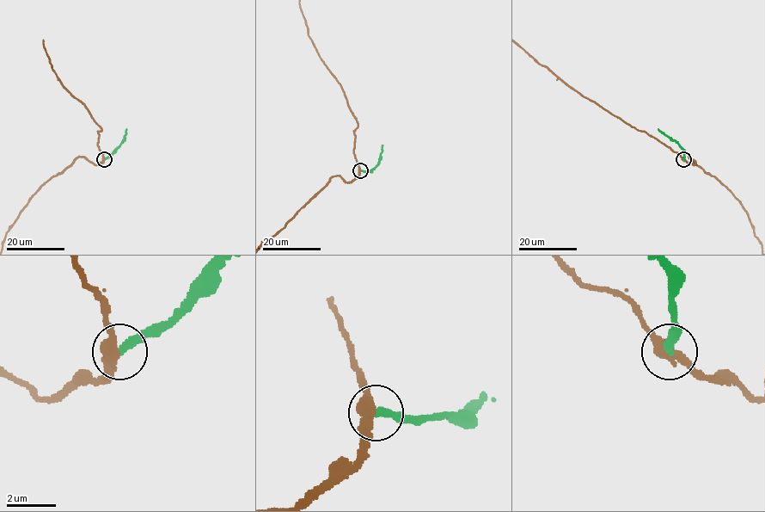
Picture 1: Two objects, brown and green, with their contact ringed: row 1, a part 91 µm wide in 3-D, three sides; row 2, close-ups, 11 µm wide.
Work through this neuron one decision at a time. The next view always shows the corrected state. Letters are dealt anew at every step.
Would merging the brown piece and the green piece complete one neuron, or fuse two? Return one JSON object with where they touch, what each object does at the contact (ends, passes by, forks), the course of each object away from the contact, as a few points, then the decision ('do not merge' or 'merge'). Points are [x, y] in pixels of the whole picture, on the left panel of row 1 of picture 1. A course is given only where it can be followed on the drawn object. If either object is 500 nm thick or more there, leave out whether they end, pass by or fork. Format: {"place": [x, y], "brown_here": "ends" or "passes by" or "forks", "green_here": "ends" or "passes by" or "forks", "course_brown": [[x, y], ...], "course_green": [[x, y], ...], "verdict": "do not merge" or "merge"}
{"place": [104, 159], "brown_here": "passes by", "green_here": "ends", "course_green": [[104, 159], [122, 142], [126, 128]], "verdict": "merge"}

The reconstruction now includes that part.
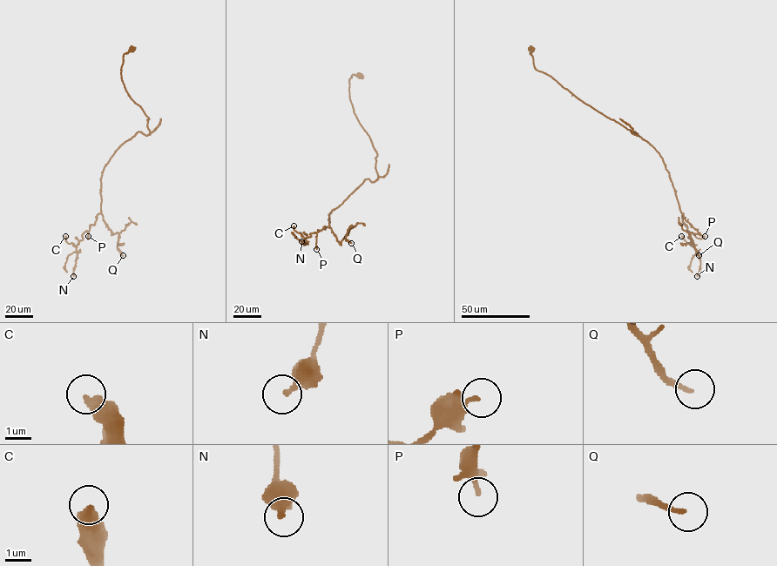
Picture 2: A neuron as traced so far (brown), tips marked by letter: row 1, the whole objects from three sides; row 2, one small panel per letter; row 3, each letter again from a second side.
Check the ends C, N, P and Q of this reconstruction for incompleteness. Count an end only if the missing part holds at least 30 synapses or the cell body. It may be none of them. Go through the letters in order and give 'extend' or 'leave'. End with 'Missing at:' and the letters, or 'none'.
C: leave
N: leave
P: leave
Q: extend
Missing at: Q

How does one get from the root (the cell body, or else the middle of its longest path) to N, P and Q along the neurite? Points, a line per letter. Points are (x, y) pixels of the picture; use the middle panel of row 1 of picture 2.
N: (361, 76), (349, 79), (349, 99), (377, 154), (378, 178), (365, 178), (332, 210), (329, 227), (301, 241)
P: (361, 76), (349, 79), (349, 99), (377, 154), (378, 178), (365, 178), (332, 210), (316, 249)
Q: (361, 76), (349, 79), (349, 99), (378, 178), (328, 219), (337, 240), (351, 243)

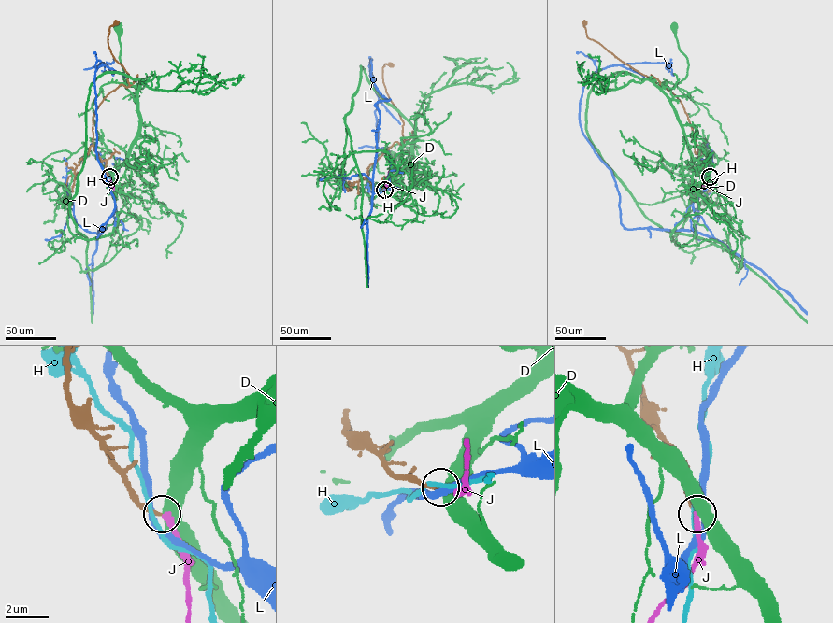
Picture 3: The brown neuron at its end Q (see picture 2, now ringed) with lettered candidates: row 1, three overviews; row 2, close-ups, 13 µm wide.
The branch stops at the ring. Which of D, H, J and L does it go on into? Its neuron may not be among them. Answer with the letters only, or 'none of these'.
J

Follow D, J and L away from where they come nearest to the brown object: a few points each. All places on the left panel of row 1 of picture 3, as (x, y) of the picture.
D: (109, 176), (125, 160), (138, 131), (139, 120), (138, 104), (123, 83), (118, 27)
J: (109, 176), (113, 190)
L: (108, 176), (115, 182), (115, 208), (97, 237), (115, 202), (96, 152), (94, 80), (101, 63), (113, 76)

